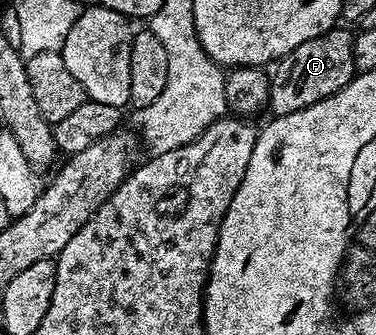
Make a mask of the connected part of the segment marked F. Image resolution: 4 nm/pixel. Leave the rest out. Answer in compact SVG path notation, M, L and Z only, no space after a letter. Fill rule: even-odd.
M336 26L317 38L309 38L297 46L289 55L274 65L275 72L271 77L270 111L275 116L288 116L302 108L313 106L333 94L337 94L344 86L354 80L357 73L353 58L354 35L346 27Z

